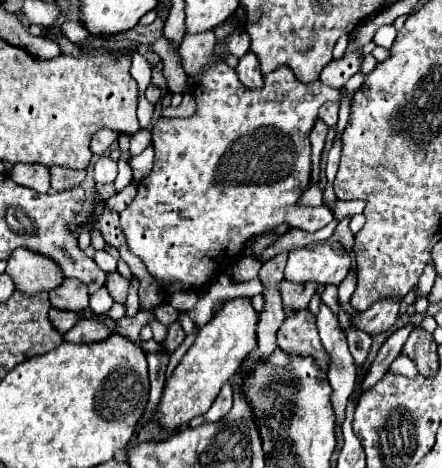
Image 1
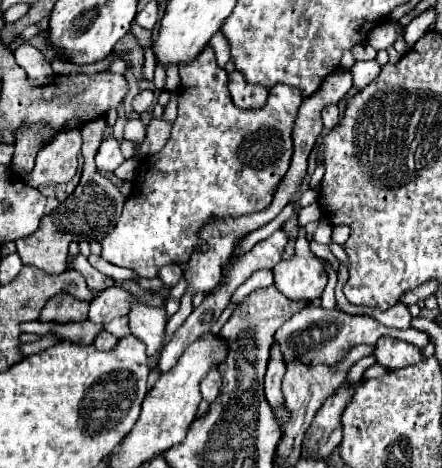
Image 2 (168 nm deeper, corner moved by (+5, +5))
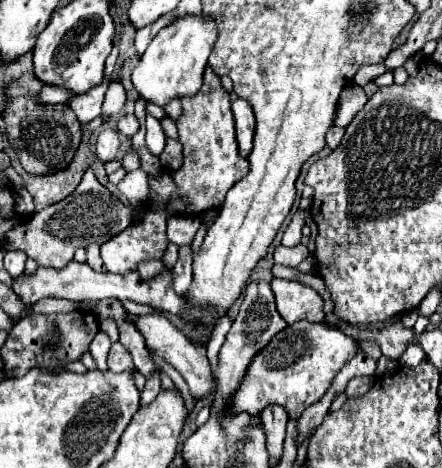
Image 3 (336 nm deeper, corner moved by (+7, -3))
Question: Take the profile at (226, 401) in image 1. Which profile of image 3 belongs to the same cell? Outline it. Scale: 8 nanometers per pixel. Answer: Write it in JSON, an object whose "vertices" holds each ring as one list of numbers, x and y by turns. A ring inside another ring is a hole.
{"vertices":[[146,314,142,318,136,320,136,326,140,328,140,332,146,338,146,346,156,350,158,356,162,356,168,364,172,364,182,378,186,380,194,400,204,400,210,396,212,392,212,366,210,360,206,356,206,346,204,344,192,344,192,340,188,340,174,324,170,324,164,316,156,316,156,314]]}

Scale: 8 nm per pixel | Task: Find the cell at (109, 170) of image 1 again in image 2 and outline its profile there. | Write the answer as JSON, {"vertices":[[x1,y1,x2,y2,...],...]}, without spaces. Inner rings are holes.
{"vertices":[[108,136,102,140,98,152,96,152,96,166,100,172,114,172,124,162,120,152,120,142,114,136]]}

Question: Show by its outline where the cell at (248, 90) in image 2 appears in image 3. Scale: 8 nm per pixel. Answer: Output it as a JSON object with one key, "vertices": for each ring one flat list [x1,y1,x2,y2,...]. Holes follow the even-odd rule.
{"vertices":[[236,98,232,102,232,114,236,120,236,138,240,146,240,154,248,156,252,150,252,138,254,138,254,112,252,106,246,104,244,98]]}

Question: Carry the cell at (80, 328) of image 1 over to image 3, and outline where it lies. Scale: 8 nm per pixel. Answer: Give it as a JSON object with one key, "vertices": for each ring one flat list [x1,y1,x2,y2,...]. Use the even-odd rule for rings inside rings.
{"vertices":[[120,342,112,344,112,348,108,352,108,368,112,372,122,372,124,368,132,368,132,366,134,364,132,364,132,358,128,356,128,350]]}

